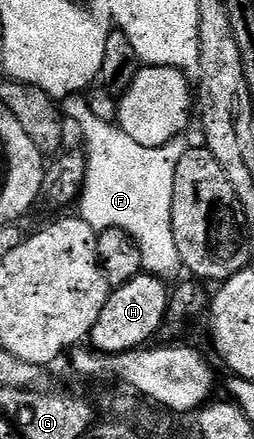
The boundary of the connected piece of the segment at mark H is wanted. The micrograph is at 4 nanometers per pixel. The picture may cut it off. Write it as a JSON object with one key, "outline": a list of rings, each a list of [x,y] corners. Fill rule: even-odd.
{"outline":[[[141,274],[128,280],[125,284],[113,287],[108,293],[106,306],[102,306],[102,314],[98,314],[98,322],[94,322],[90,337],[91,347],[98,352],[131,352],[147,345],[148,340],[165,323],[168,315],[170,288],[167,288],[156,276]]]}

